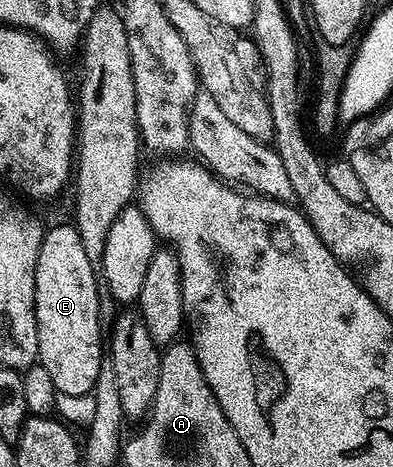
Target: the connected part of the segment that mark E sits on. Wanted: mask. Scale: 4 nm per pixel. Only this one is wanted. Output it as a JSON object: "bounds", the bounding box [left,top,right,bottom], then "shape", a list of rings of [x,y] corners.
{"bounds":[35,224,105,395],"shape":[[[74,224],[46,230],[37,255],[35,272],[35,318],[39,359],[53,379],[57,393],[85,395],[92,392],[97,375],[105,368],[105,339],[101,337],[99,294],[101,281],[96,266],[89,263],[81,235]]]}

